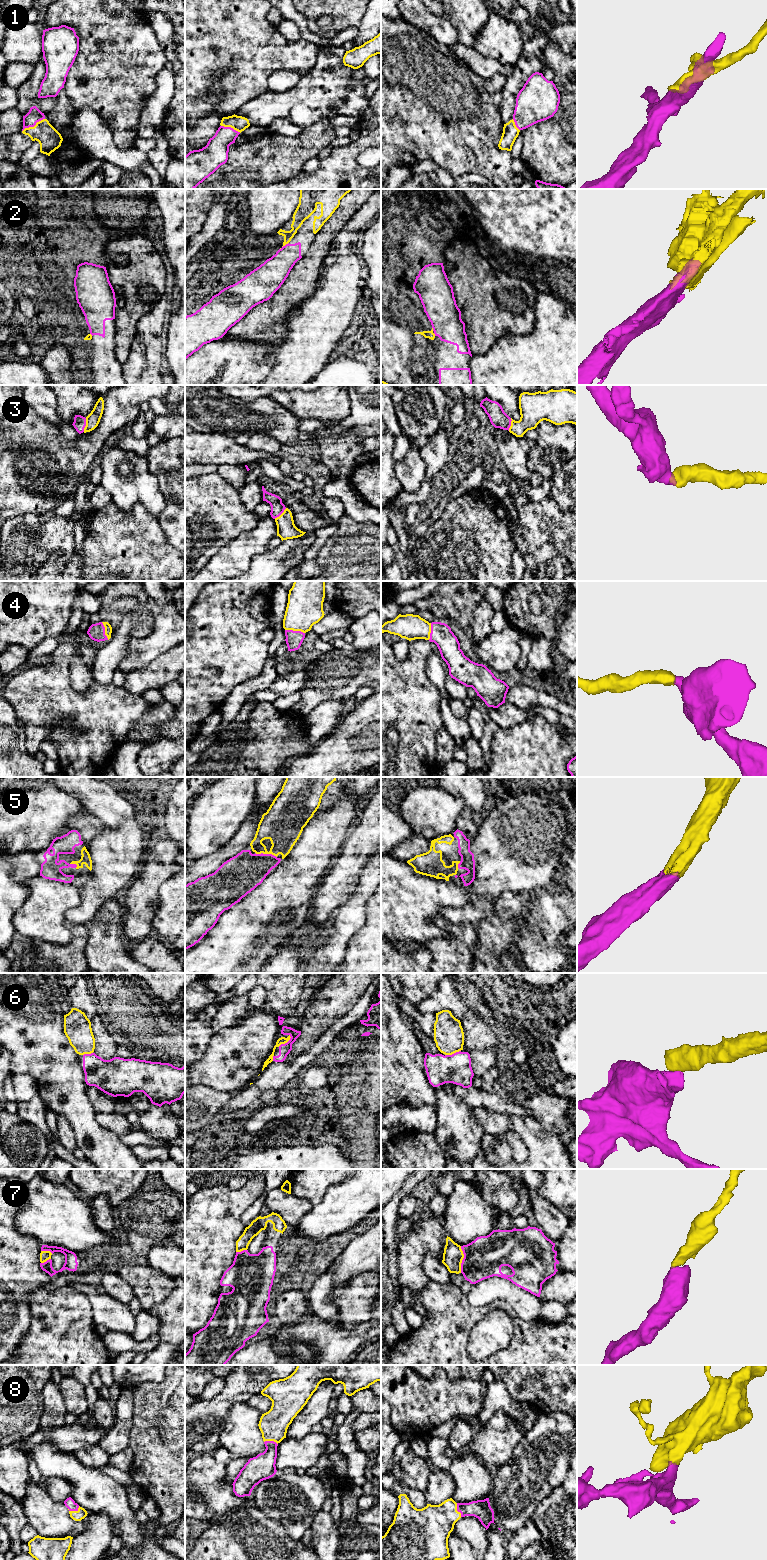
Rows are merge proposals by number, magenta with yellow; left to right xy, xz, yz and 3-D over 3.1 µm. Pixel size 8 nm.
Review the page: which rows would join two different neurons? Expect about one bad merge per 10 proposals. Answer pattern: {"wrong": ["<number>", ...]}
{"wrong": ["6"]}

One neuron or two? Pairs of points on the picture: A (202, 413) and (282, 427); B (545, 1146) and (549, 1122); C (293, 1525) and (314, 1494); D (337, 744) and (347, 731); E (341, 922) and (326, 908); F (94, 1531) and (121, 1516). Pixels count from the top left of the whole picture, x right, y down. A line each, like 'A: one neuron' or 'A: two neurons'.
A: one neuron
B: two neurons
C: one neuron
D: one neuron
E: two neurons
F: two neurons

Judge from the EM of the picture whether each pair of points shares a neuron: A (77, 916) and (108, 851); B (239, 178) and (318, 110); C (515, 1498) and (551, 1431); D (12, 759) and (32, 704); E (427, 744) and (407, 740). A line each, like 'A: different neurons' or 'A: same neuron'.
A: same neuron
B: different neurons
C: same neuron
D: different neurons
E: same neuron

